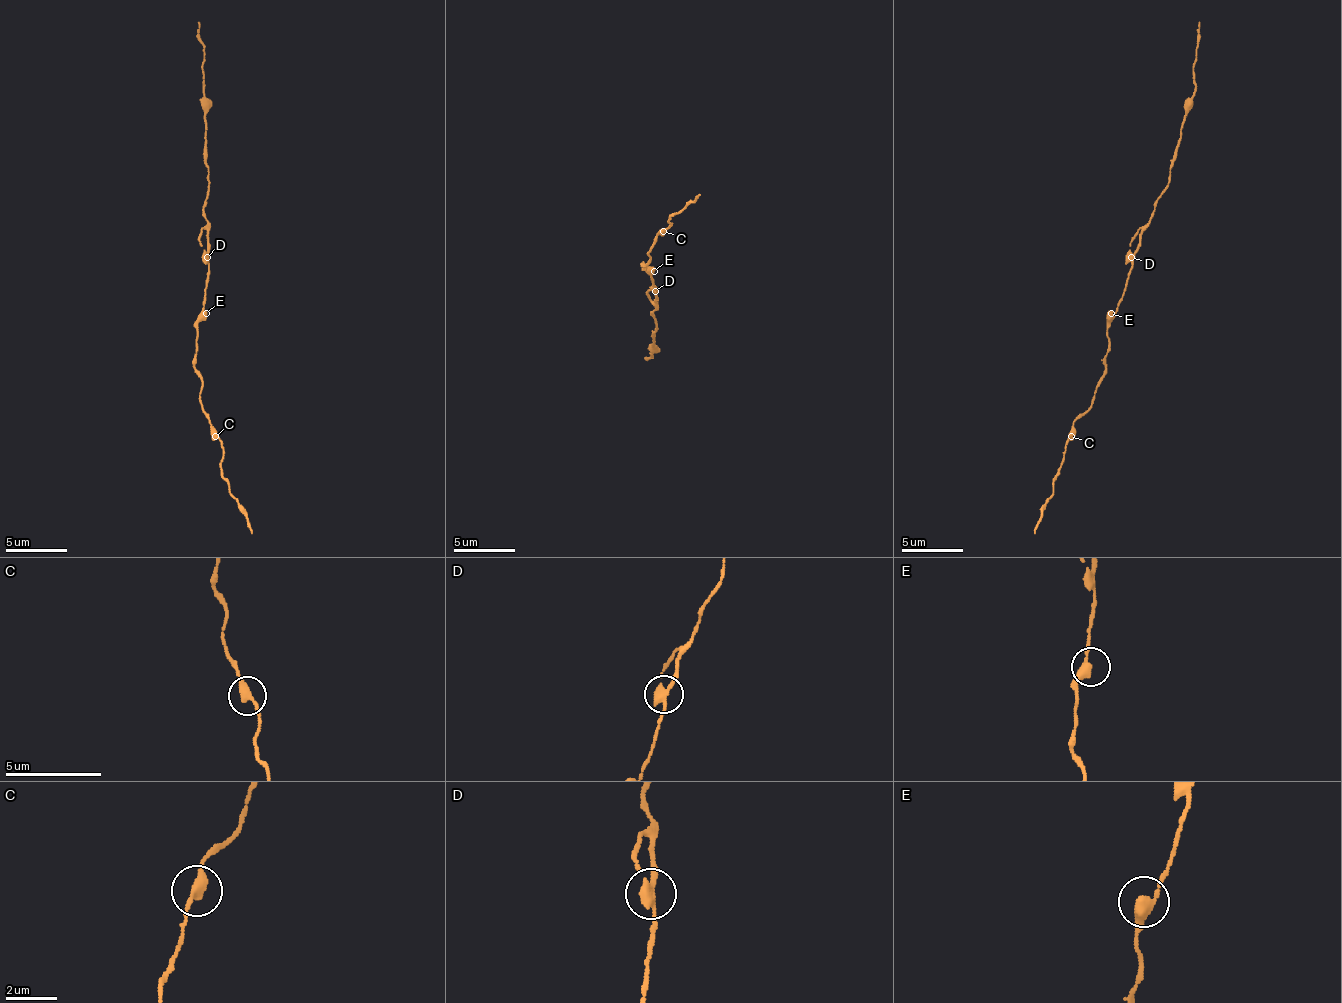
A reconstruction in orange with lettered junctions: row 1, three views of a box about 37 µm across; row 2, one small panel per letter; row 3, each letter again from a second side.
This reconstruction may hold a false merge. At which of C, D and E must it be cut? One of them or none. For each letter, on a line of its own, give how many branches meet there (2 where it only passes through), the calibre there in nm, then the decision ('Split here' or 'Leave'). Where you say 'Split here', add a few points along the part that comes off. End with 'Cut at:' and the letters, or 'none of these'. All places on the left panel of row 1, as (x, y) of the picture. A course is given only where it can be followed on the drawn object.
C: Branches: 2. Thickness 340 nm. Leave
D: Branches: 2. Thickness 360 nm. Leave
E: Branches: 2. Thickness 360 nm. Leave
Cut at: none of these

